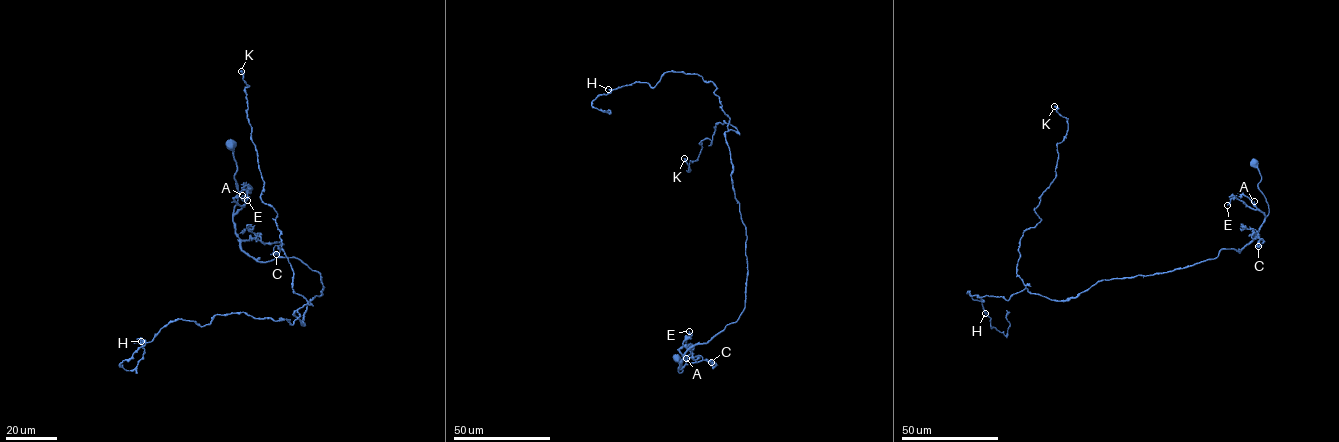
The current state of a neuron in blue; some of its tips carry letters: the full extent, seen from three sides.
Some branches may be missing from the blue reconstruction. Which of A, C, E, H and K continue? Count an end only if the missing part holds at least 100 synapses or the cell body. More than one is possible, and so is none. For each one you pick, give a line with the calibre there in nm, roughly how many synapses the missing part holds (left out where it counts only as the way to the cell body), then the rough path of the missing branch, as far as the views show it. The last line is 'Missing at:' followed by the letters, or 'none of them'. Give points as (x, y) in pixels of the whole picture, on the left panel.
Missing at: none of them

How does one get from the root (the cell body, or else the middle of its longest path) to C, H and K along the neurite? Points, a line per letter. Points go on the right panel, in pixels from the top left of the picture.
C: (1253, 162), (1261, 177), (1258, 189), (1269, 209), (1255, 235), (1262, 239), (1258, 246)
H: (1253, 162), (1269, 213), (1240, 252), (1101, 280), (1065, 300), (1026, 288), (1008, 300), (969, 291), (985, 313)
K: (1253, 162), (1269, 213), (1240, 252), (1221, 249), (1051, 300), (1027, 290), (1016, 264), (1068, 130), (1054, 106)

